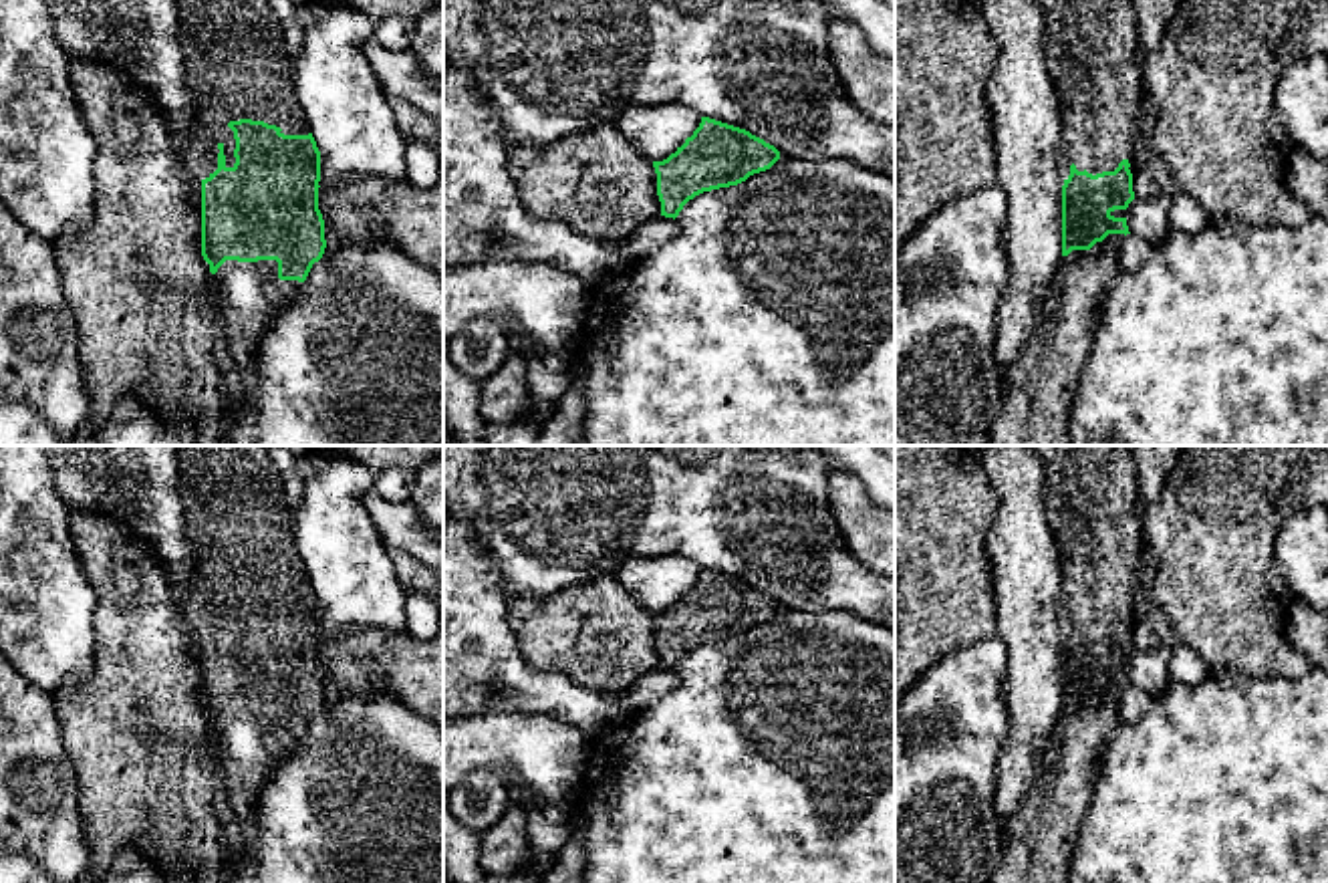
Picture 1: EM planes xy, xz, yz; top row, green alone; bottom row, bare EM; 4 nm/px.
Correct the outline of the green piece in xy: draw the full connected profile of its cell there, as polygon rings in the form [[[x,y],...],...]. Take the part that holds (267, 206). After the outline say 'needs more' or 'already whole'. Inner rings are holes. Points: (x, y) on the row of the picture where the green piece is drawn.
[[[177,0],[179,10],[179,46],[183,50],[183,67],[187,81],[187,123],[193,127],[193,135],[185,141],[187,147],[216,147],[218,169],[202,179],[202,256],[210,264],[210,272],[218,284],[220,323],[226,329],[226,349],[236,363],[244,381],[244,393],[252,395],[258,385],[256,371],[256,343],[272,323],[272,319],[298,294],[314,262],[324,254],[324,220],[318,210],[318,181],[320,181],[320,151],[308,129],[306,117],[300,109],[294,79],[292,60],[286,50],[284,32],[278,16],[268,0]]]; needs more

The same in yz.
[[[1040,0],[1046,10],[1046,67],[1062,111],[1062,143],[1072,157],[1062,185],[1062,256],[1090,250],[1108,234],[1131,234],[1126,210],[1135,200],[1133,157],[1139,127],[1145,50],[1137,40],[1133,0]]]; needs more

